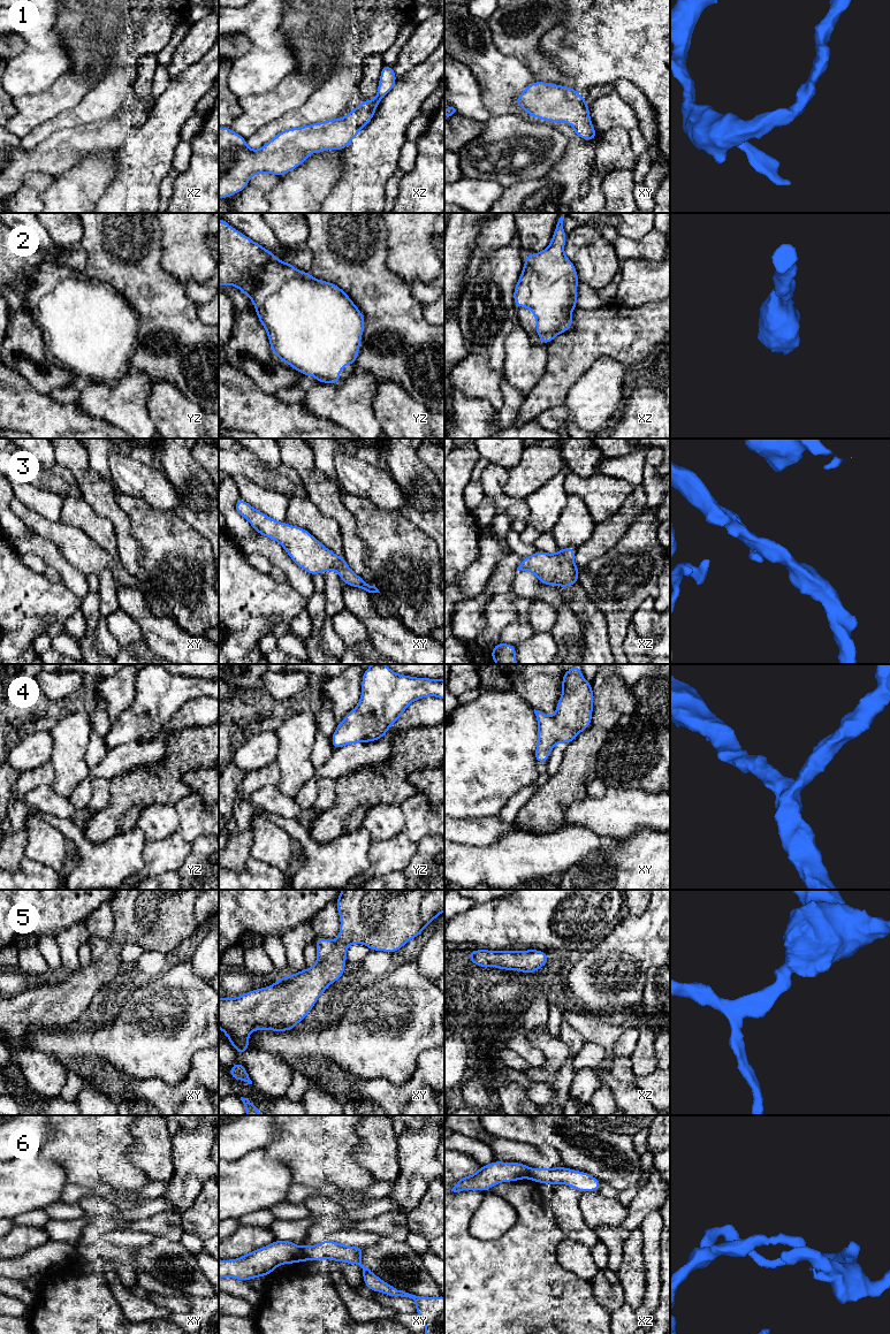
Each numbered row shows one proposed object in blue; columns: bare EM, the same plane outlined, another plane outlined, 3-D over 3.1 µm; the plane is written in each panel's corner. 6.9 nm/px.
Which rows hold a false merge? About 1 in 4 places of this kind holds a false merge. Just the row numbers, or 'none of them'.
6

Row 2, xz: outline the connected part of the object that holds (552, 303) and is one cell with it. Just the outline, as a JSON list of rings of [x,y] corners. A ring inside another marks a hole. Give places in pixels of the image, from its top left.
[[[564,214],[558,219],[550,244],[543,251],[525,257],[524,268],[514,289],[515,306],[532,311],[537,320],[535,331],[545,345],[572,327],[571,313],[577,307],[579,279],[575,264],[564,254],[568,234],[564,231],[563,220]]]

